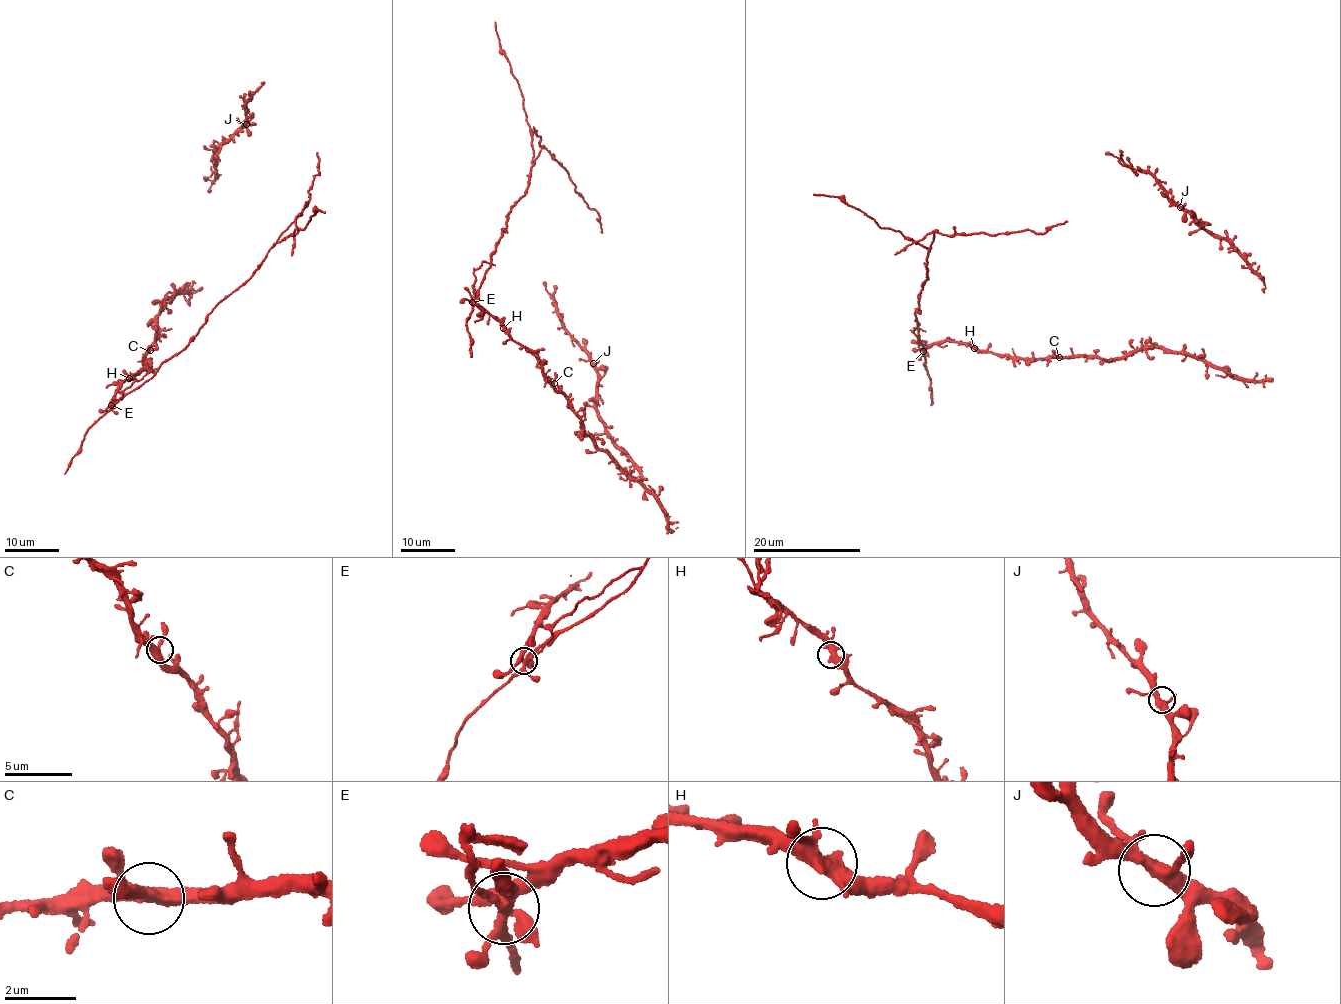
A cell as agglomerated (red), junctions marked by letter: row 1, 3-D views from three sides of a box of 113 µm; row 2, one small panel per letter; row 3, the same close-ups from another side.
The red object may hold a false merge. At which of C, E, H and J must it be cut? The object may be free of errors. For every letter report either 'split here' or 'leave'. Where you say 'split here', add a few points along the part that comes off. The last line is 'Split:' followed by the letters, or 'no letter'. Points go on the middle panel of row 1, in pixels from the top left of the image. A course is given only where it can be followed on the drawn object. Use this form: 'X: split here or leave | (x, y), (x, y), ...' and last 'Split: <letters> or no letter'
C: leave
E: split here | (472, 302), (505, 217), (524, 196), (530, 167), (542, 146), (599, 217), (602, 233)
H: leave
J: leave
Split: E

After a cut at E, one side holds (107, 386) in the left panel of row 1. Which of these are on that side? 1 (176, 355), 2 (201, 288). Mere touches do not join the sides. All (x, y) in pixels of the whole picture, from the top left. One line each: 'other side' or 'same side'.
1: other side
2: same side

